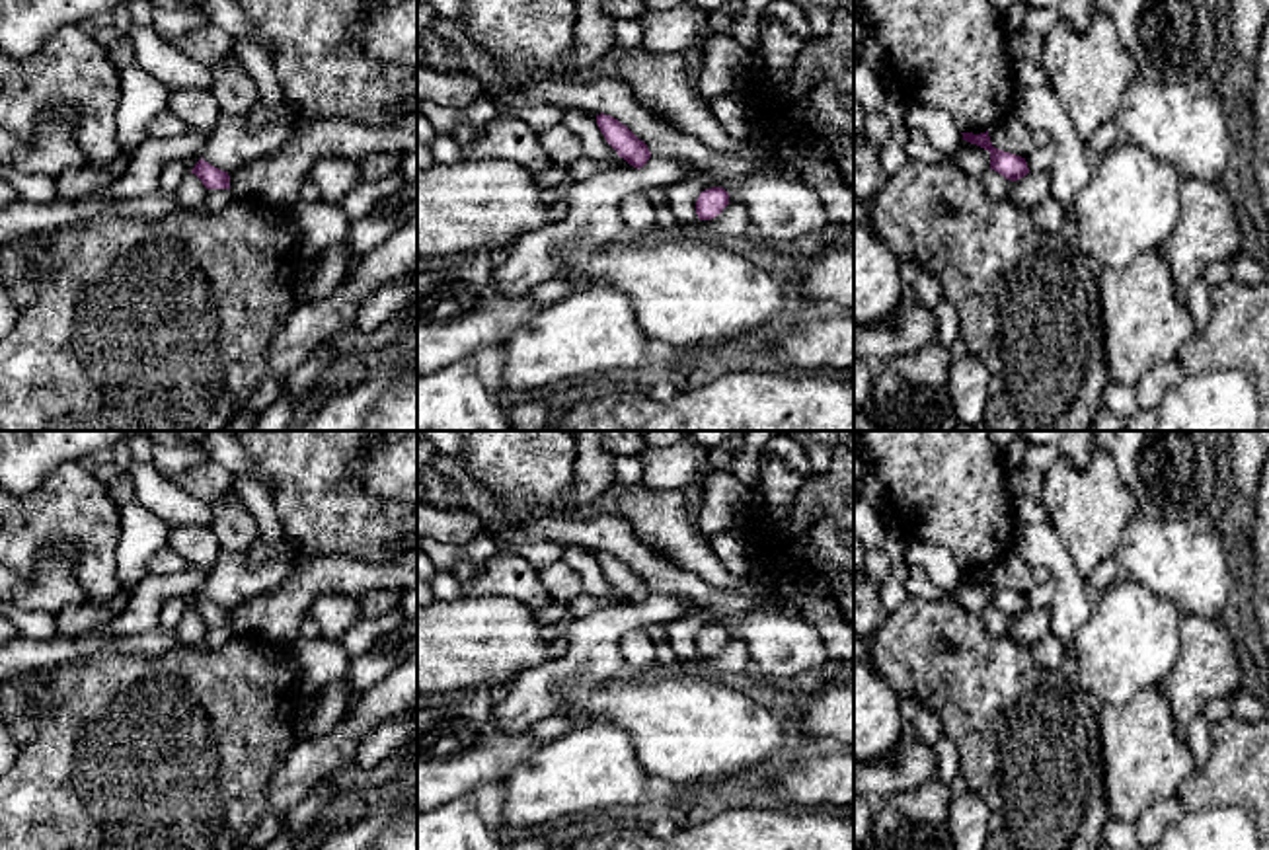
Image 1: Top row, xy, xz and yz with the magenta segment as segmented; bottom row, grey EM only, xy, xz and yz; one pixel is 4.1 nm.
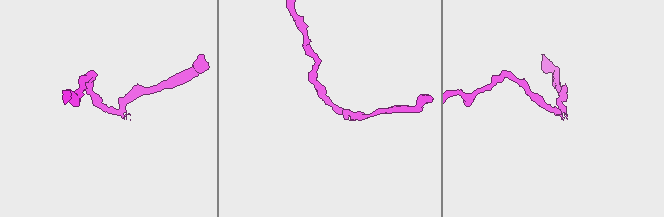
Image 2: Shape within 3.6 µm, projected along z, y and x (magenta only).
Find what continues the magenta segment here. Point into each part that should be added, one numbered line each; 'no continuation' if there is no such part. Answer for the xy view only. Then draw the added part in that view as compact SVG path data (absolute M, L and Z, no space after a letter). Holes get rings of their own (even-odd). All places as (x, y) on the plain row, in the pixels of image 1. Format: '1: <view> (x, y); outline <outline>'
no continuation

